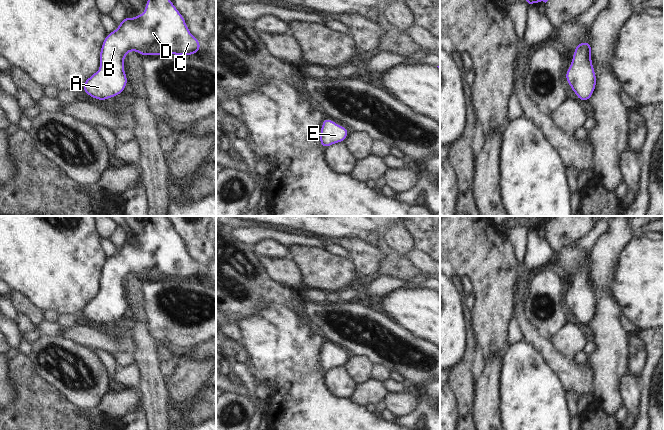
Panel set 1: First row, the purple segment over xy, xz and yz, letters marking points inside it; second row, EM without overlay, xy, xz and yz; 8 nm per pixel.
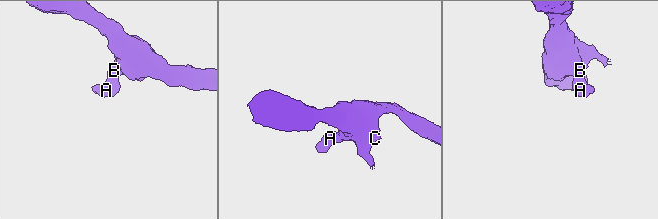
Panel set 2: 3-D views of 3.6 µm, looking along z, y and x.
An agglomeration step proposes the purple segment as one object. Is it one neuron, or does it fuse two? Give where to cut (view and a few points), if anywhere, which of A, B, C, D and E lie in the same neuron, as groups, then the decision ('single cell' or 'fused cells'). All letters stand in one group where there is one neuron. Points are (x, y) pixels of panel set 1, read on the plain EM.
no cut; A B C D E; single cell

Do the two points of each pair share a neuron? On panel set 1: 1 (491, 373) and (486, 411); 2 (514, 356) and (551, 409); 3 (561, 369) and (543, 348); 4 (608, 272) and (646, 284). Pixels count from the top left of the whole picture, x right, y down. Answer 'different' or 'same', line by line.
1: same
2: same
3: same
4: different

